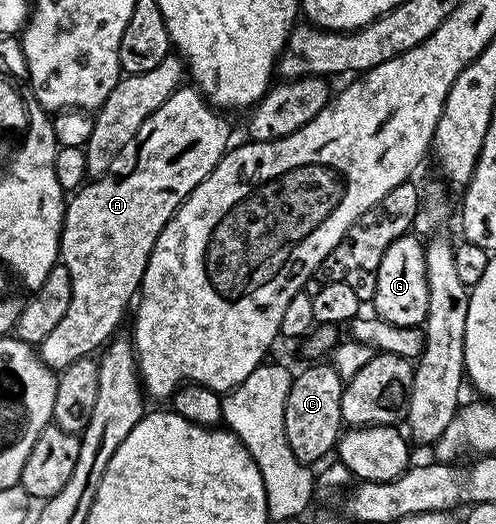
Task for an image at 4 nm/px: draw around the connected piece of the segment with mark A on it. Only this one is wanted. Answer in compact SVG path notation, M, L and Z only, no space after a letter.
M181 86L169 99L161 102L161 106L157 106L157 110L153 110L145 122L141 122L141 130L137 130L137 134L133 134L133 138L129 138L122 148L121 154L113 158L113 166L109 166L106 174L84 183L66 201L59 239L59 259L69 270L71 297L69 310L65 310L61 322L57 322L57 326L53 326L53 330L49 330L49 334L45 334L37 346L39 358L44 364L53 370L68 368L73 362L98 353L120 331L119 323L126 312L128 315L129 305L136 299L139 286L143 283L145 266L161 230L194 188L214 170L224 152L228 151L227 139L231 132L223 116L226 115L220 114L207 103L198 88Z

